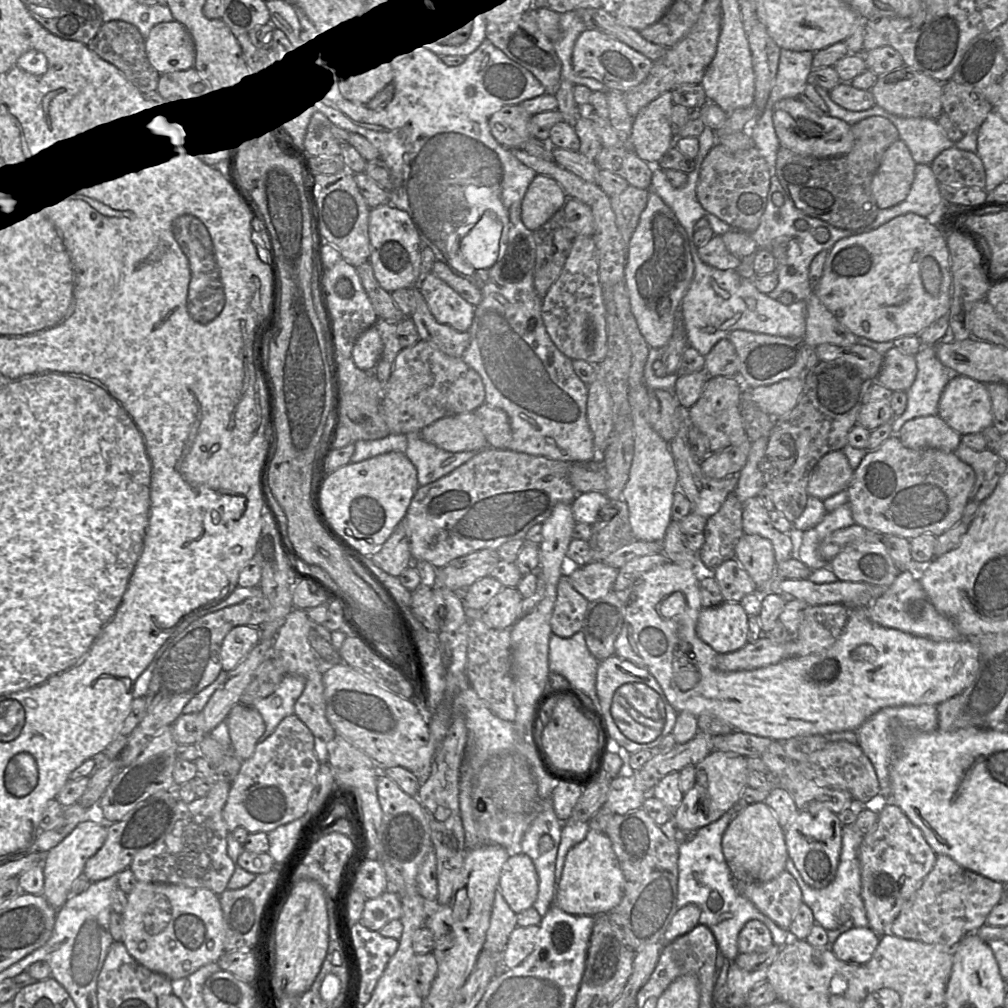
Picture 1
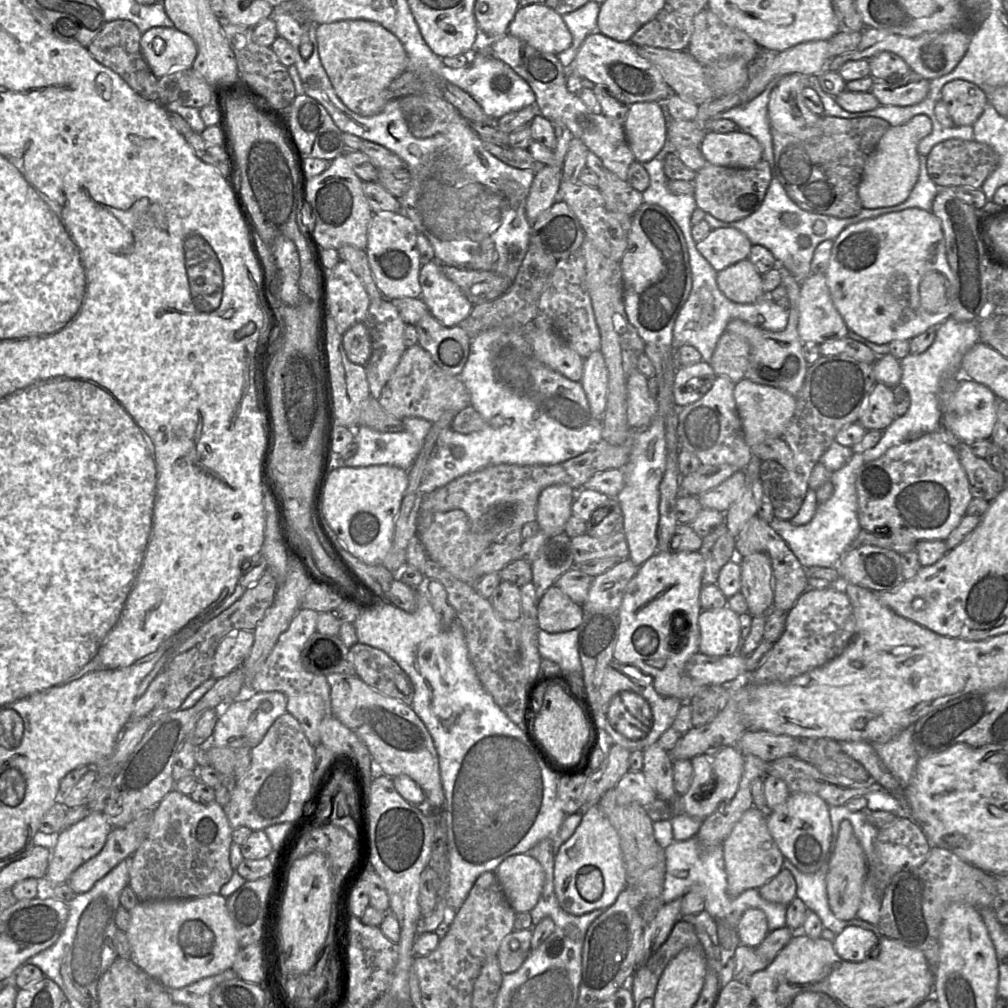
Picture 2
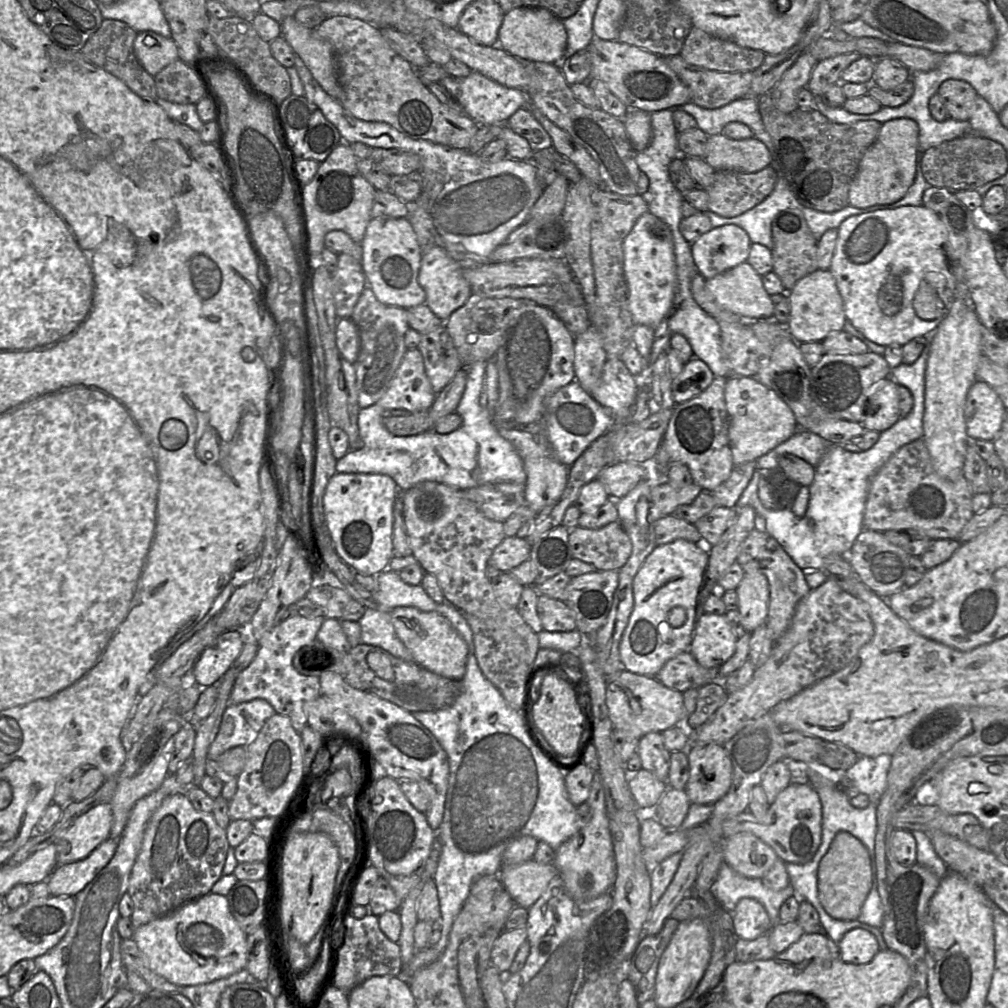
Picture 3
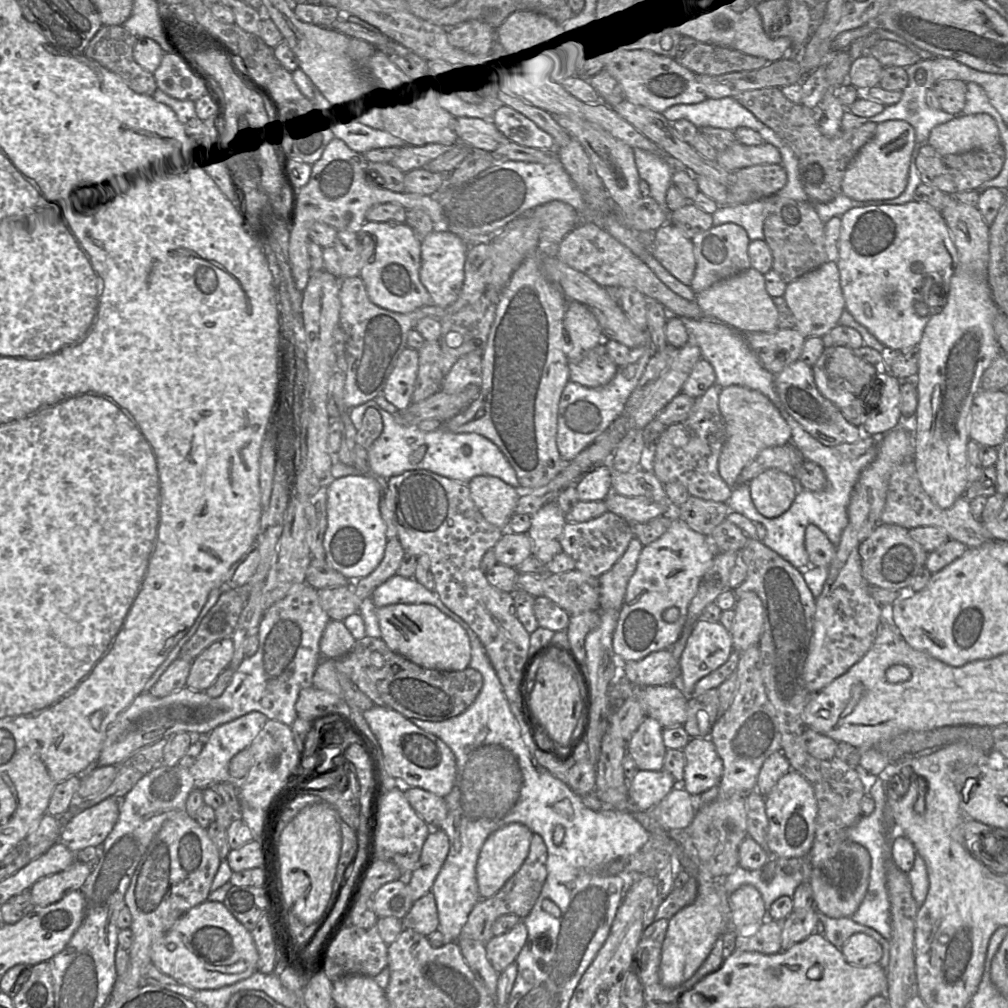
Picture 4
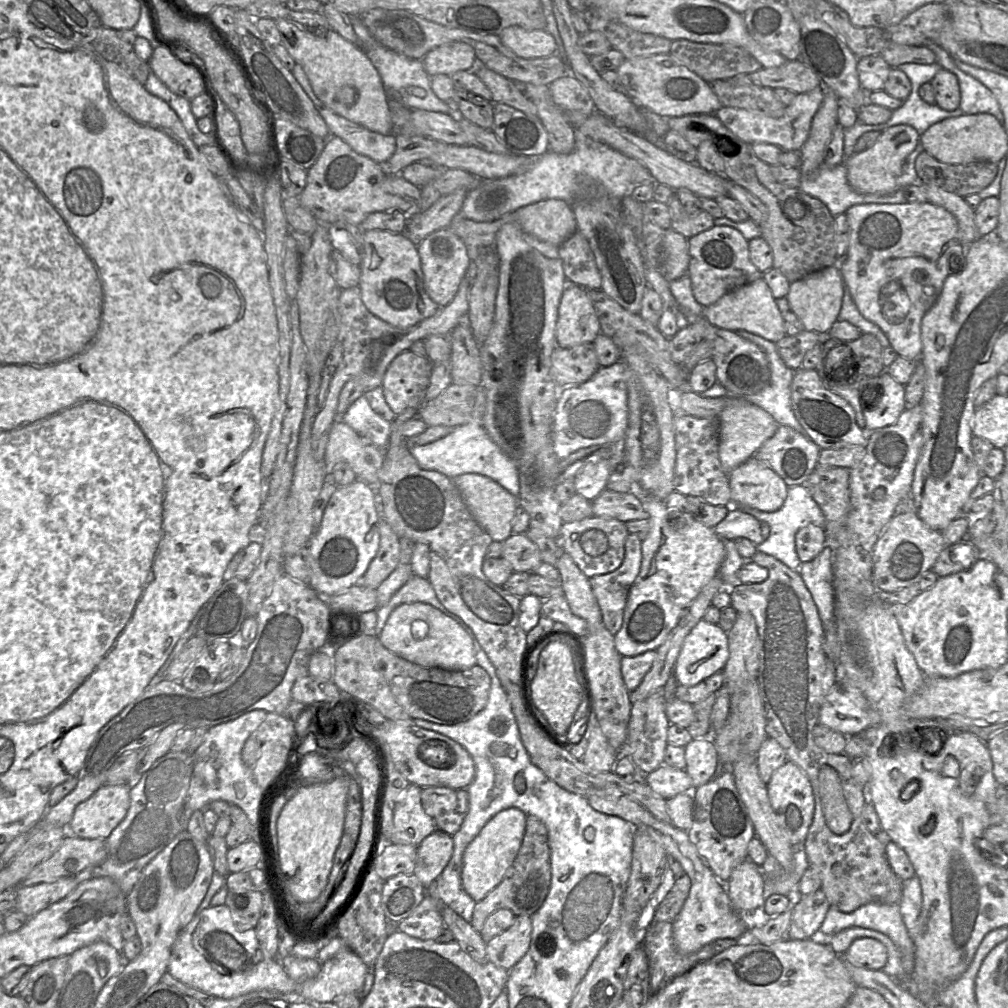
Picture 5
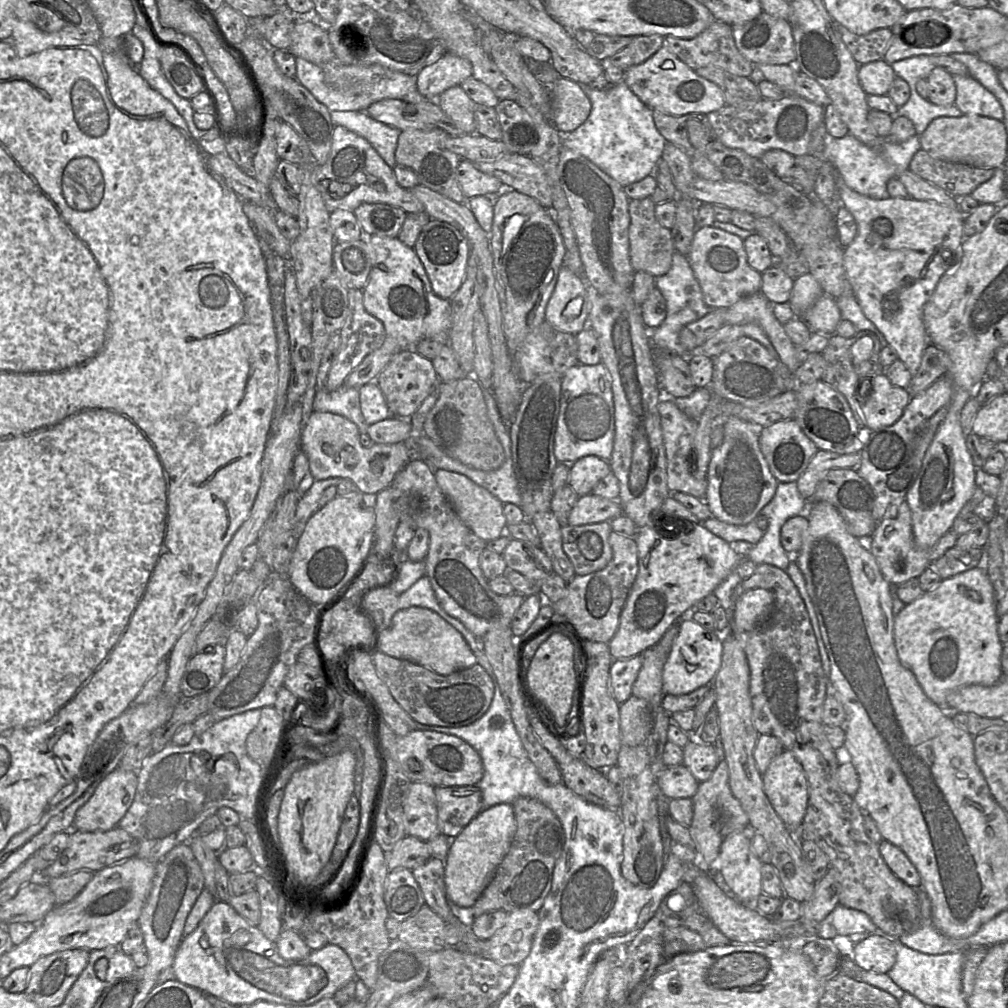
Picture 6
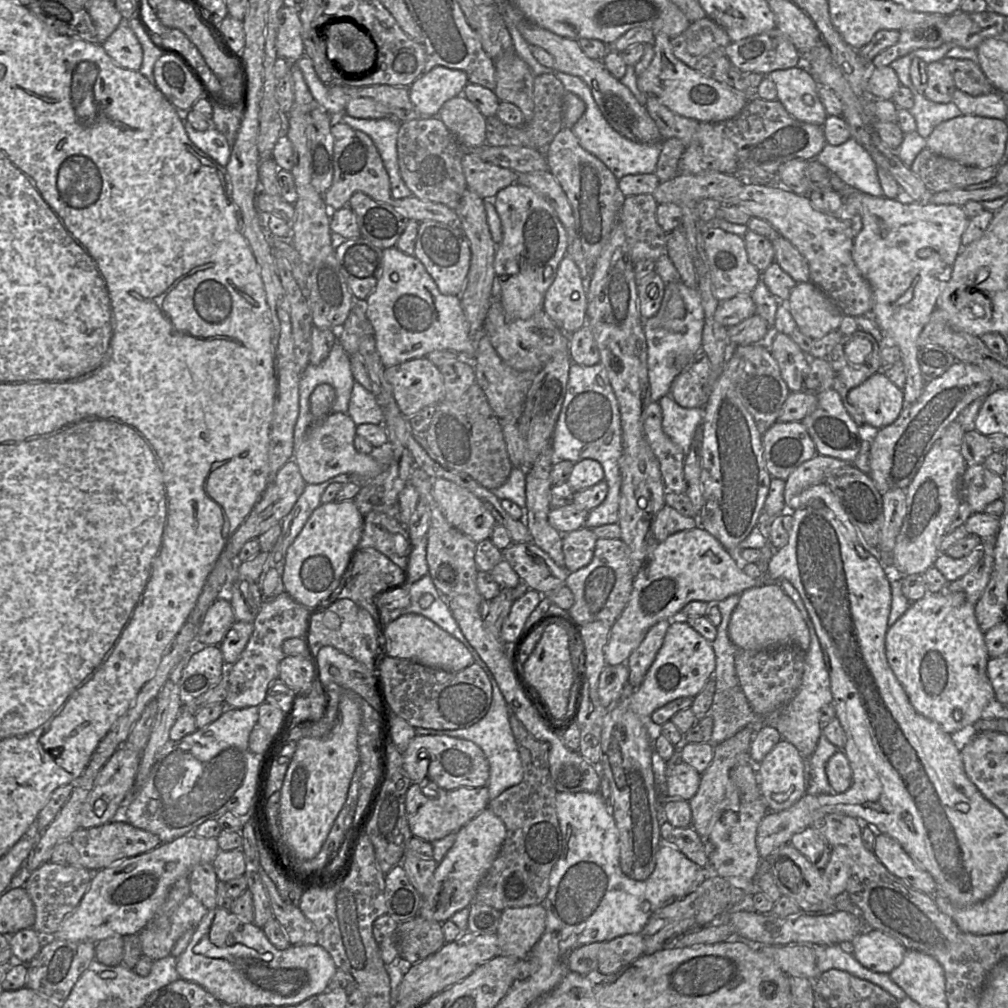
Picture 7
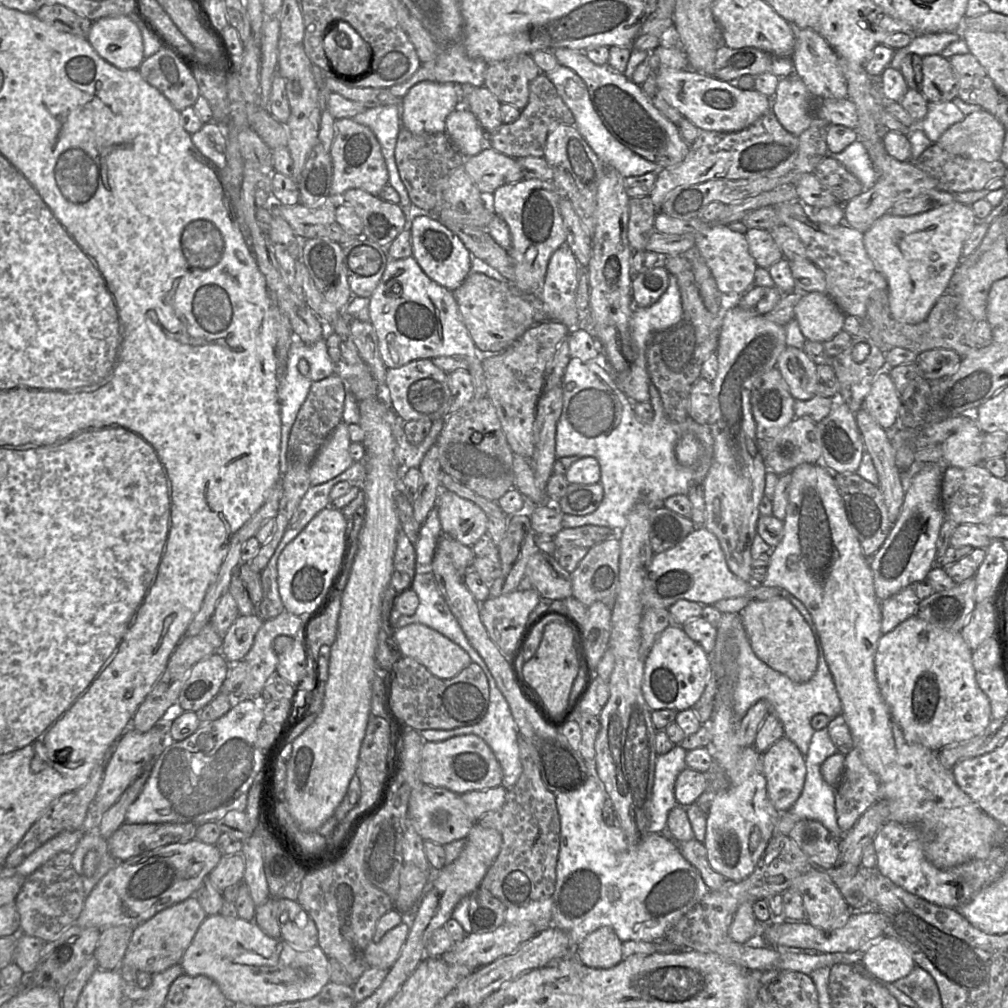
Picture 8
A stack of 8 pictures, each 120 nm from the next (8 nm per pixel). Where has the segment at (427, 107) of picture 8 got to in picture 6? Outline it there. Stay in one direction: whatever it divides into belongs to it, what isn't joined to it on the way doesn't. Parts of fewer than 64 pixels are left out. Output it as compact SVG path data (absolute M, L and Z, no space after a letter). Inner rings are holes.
M444 53L437 61L425 66L416 77L417 90L428 100L435 100L450 87L459 85L472 75L472 65L465 58Z

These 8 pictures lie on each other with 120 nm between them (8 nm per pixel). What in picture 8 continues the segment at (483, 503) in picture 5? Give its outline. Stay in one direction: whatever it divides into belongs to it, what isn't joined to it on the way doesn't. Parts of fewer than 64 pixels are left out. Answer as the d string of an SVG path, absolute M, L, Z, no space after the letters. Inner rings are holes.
M447 489L439 493L436 508L443 534L472 547L487 532L487 515L476 504Z

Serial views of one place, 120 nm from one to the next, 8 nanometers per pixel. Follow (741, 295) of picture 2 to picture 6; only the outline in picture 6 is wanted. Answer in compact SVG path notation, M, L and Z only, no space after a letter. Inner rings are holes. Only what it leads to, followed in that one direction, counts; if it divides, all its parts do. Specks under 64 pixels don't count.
M761 292L745 297L726 308L726 325L756 324L764 331L778 354L778 360L795 374L800 367L795 345L791 342L784 325L775 317L774 304Z

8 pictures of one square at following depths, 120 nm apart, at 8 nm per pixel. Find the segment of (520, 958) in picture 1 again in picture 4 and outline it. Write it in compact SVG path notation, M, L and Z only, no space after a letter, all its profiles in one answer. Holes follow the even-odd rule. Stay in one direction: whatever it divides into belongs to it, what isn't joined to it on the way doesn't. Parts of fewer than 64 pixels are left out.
M520 921L509 932L494 936L485 945L487 958L498 973L502 973L516 961L527 936L527 927L523 921Z

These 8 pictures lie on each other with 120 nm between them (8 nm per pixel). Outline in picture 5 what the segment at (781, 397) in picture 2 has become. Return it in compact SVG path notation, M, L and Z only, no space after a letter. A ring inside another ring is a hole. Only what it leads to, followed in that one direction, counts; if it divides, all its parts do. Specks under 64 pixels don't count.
M734 398L717 417L719 422L718 455L723 471L728 475L733 469L750 459L761 445L777 431L779 424L763 408L745 399Z

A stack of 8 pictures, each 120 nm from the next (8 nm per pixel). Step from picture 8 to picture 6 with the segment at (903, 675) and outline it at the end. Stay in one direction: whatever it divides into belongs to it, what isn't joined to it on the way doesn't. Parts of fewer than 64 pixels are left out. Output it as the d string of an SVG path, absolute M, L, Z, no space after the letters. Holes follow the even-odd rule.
M977 566L943 579L937 587L906 604L894 618L895 646L900 661L914 673L925 694L949 714L947 697L955 689L971 684L992 686L1002 678L1004 646L998 635L998 622L993 585L987 569Z

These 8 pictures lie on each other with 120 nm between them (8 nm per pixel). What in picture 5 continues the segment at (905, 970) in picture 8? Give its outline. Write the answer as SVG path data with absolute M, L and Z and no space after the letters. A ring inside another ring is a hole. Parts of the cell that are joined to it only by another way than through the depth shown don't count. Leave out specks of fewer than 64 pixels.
M862 937L855 939L842 956L857 966L882 970L887 963L888 952L886 946L878 939Z

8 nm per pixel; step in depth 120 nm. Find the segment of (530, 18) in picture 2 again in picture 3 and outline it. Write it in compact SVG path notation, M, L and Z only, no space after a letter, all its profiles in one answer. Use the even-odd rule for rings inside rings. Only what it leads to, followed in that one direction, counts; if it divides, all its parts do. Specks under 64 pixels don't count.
M515 8L506 13L498 33L498 43L510 55L525 61L557 63L567 47L567 31L563 20L545 8Z

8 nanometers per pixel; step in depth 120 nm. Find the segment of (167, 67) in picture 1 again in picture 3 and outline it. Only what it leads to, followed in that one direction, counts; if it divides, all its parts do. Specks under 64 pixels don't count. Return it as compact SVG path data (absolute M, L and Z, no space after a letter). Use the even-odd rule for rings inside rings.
M154 31L138 33L134 40L134 53L142 67L153 77L179 59L175 41Z

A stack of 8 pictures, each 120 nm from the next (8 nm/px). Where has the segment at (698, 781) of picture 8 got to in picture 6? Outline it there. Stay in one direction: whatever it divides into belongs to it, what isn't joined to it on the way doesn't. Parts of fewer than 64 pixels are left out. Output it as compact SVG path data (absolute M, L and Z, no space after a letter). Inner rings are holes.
M680 764L664 768L657 778L657 784L665 797L671 800L692 798L699 782L684 764Z

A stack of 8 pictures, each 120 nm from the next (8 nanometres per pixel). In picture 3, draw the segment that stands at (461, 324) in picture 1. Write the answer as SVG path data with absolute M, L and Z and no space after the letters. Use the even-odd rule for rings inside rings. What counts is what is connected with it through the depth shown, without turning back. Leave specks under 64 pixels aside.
M435 245L422 256L418 283L426 294L425 304L444 323L449 316L463 306L471 295L471 289L463 276L463 266L452 259L440 246Z

